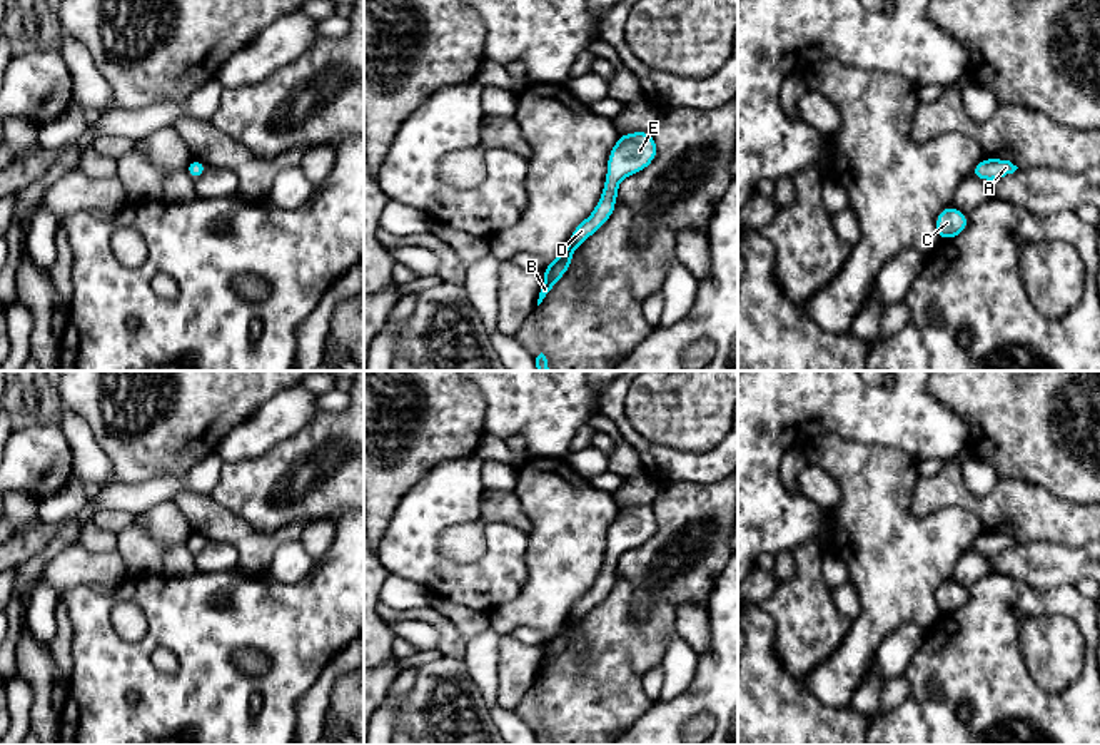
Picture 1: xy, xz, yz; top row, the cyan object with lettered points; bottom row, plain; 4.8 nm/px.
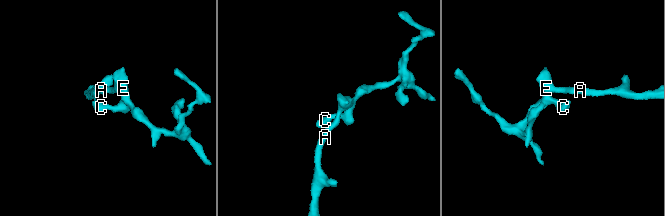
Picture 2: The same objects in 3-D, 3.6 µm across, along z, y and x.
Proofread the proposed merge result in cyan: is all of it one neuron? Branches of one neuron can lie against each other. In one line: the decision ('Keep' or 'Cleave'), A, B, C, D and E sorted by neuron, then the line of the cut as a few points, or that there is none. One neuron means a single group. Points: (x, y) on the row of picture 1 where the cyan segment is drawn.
Keep. Groups: A B C D E. No split

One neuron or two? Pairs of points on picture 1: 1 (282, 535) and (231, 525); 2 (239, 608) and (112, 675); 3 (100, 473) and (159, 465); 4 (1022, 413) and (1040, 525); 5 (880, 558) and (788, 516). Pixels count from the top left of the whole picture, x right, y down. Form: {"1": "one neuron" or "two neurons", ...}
{"1": "one neuron", "2": "one neuron", "3": "two neurons", "4": "two neurons", "5": "two neurons"}

